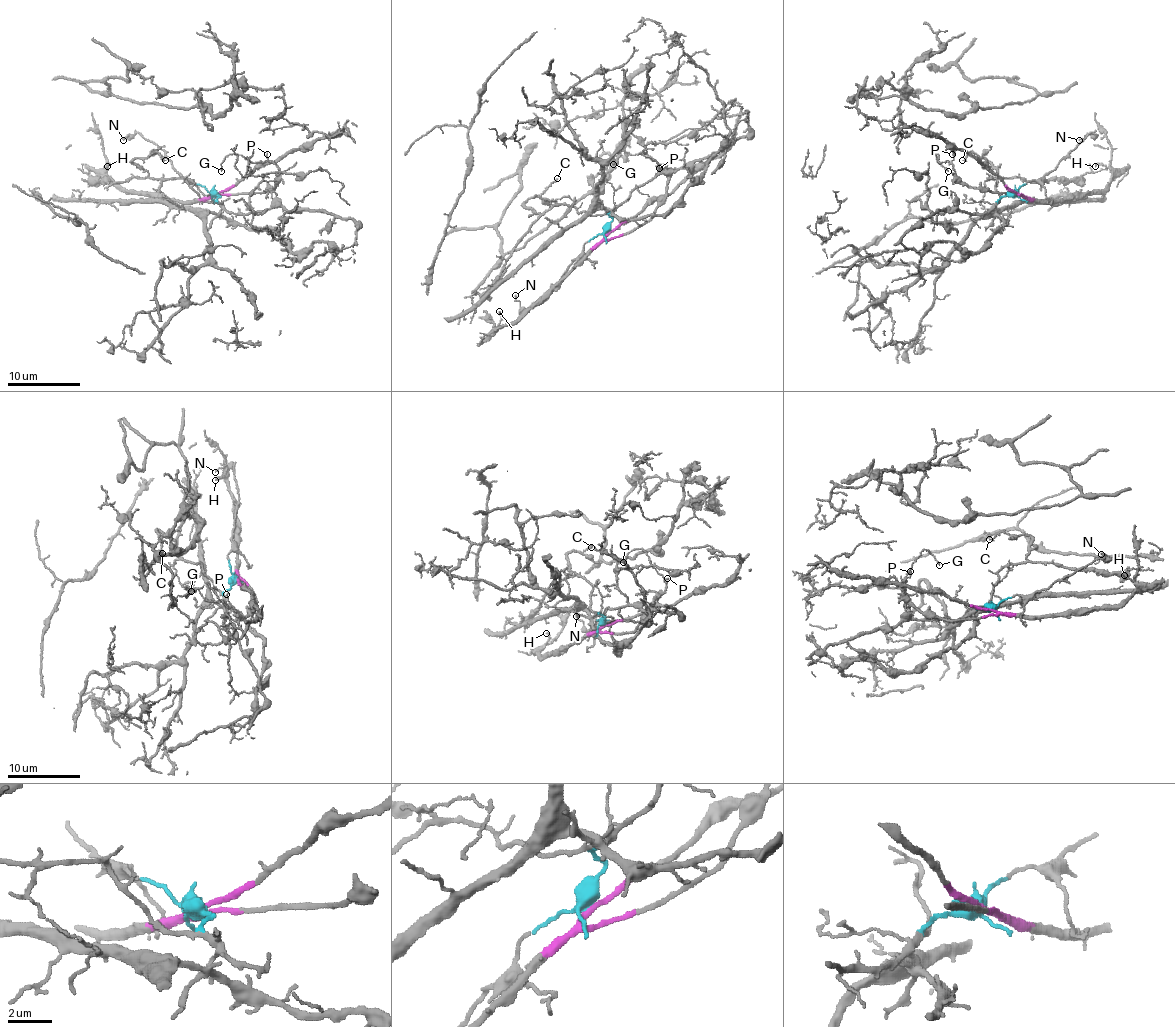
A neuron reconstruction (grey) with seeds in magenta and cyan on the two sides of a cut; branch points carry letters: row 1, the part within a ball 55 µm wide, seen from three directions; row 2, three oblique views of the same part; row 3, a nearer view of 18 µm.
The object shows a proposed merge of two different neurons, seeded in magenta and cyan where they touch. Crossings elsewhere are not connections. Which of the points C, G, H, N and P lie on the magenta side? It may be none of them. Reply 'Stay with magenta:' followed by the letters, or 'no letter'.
Stay with magenta: G, H, P

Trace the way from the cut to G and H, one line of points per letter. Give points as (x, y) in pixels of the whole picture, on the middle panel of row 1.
G: (607, 232), (605, 237), (613, 239), (651, 217), (671, 172), (625, 151), (616, 153), (613, 164)
H: (607, 232), (521, 314), (499, 327), (499, 311)

